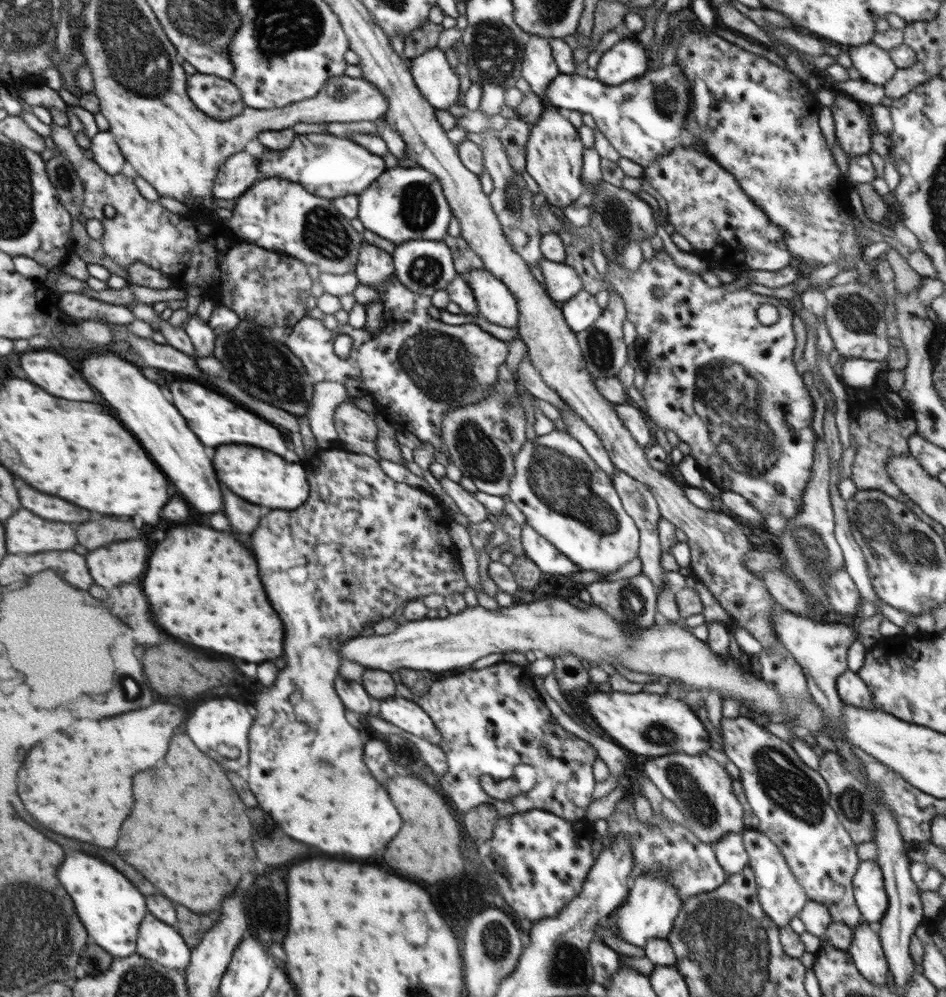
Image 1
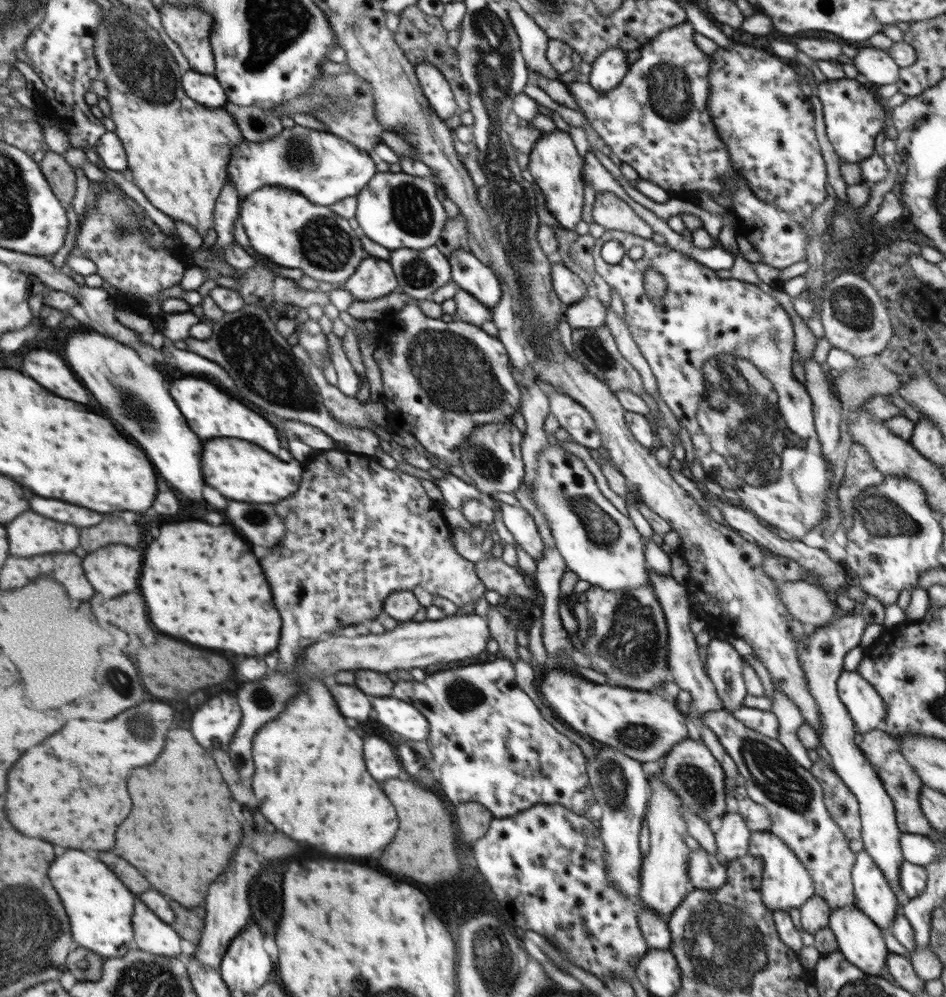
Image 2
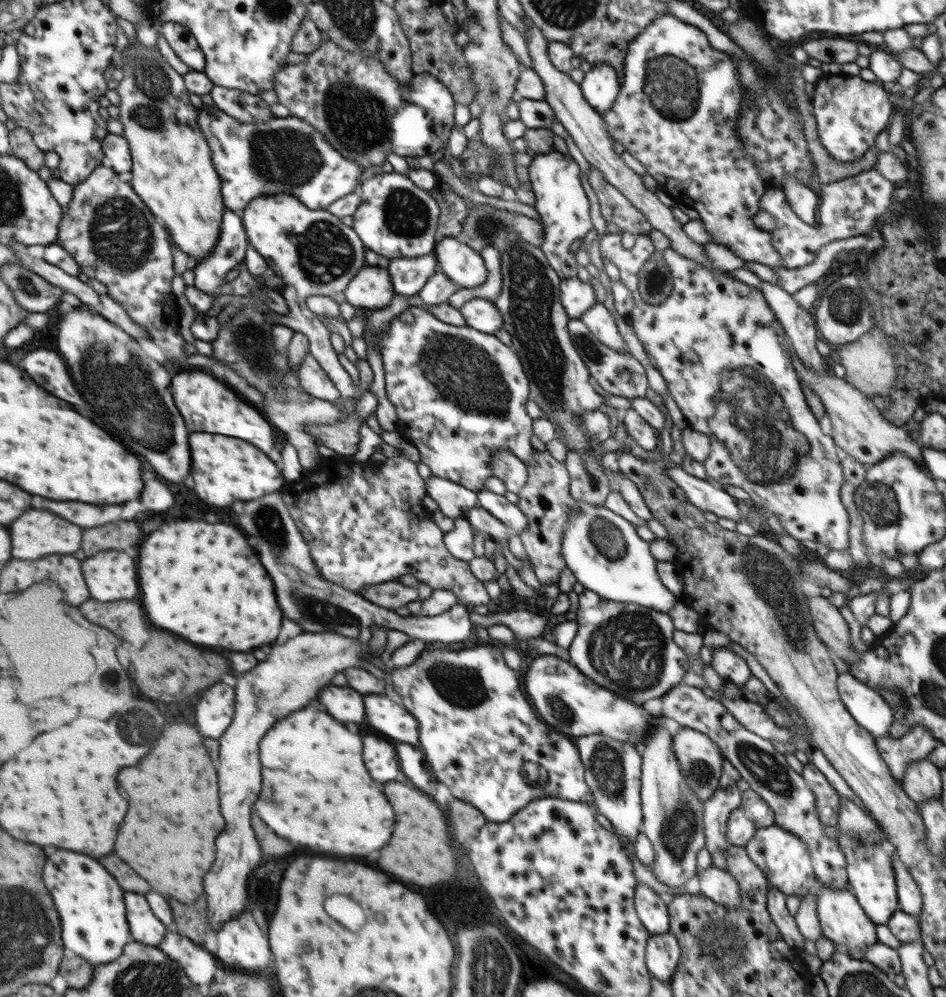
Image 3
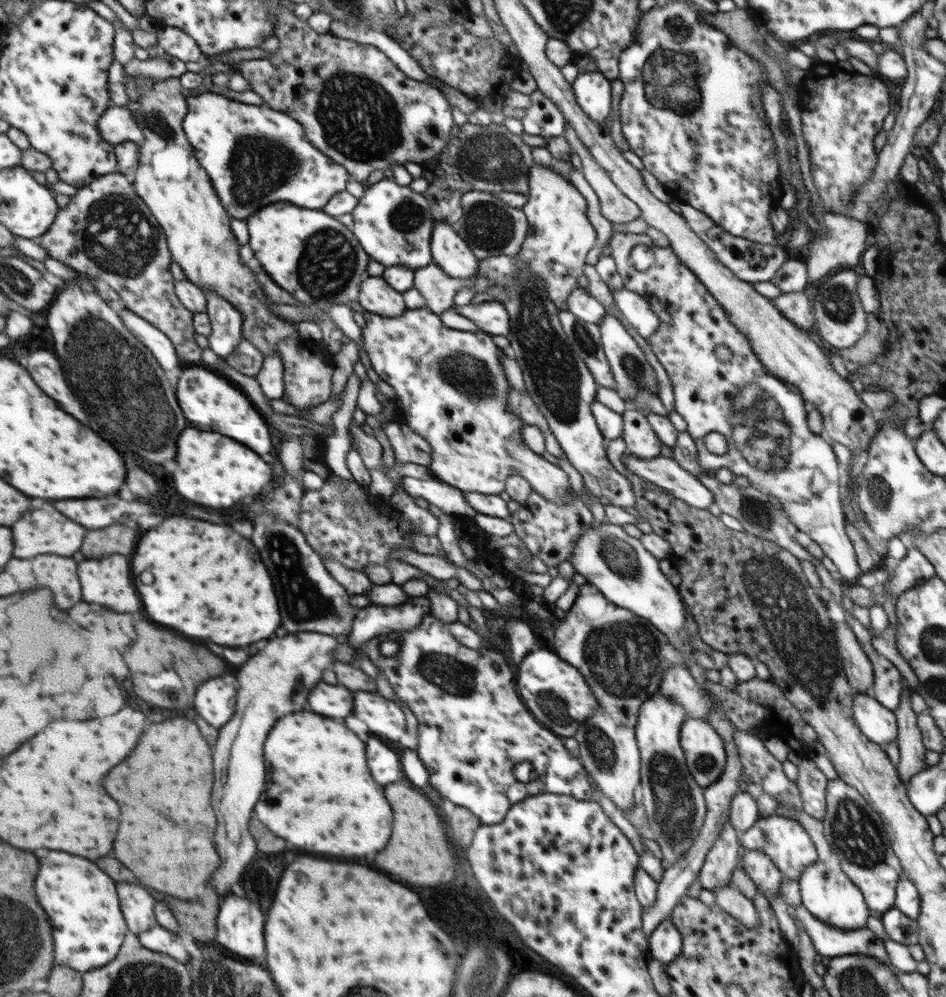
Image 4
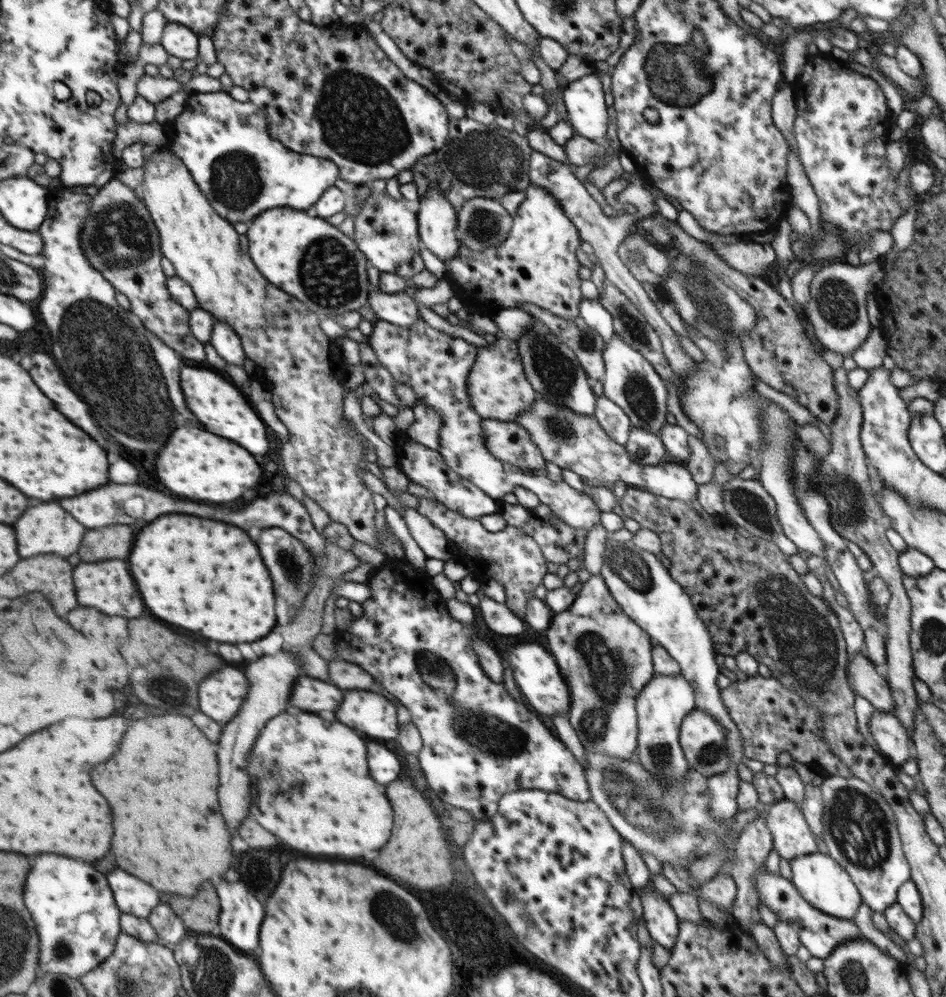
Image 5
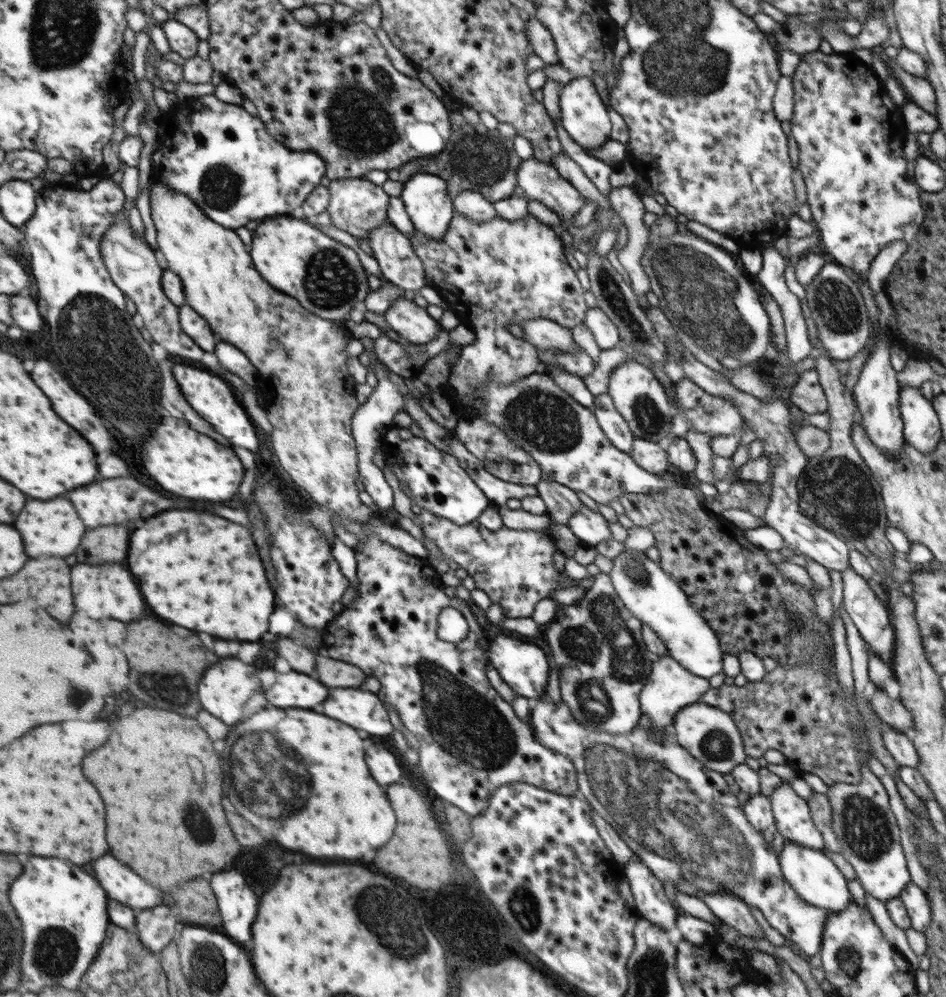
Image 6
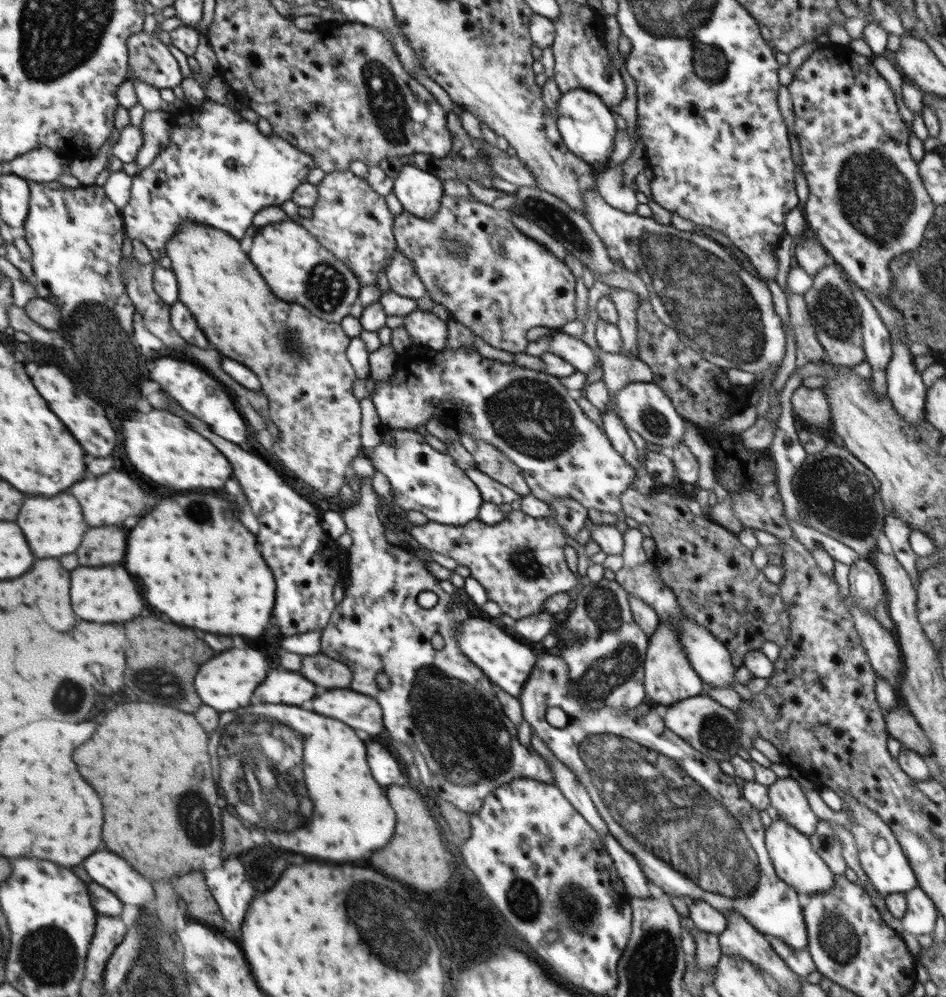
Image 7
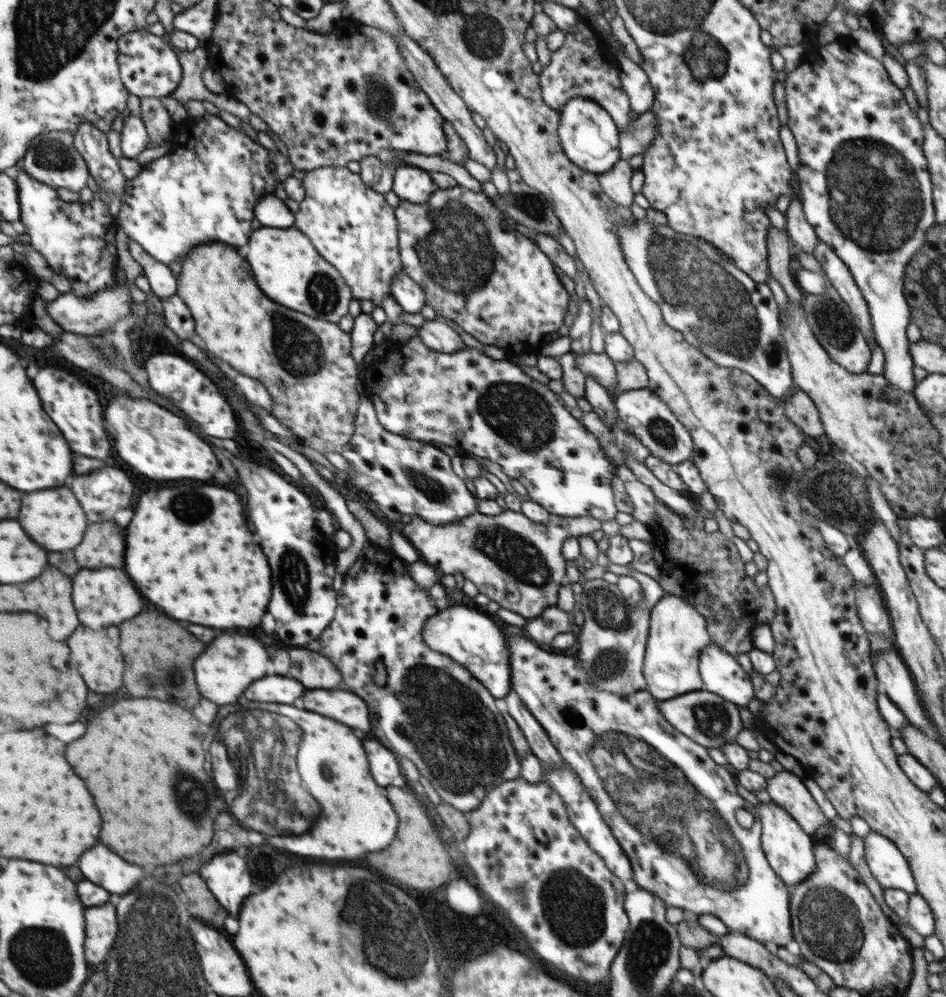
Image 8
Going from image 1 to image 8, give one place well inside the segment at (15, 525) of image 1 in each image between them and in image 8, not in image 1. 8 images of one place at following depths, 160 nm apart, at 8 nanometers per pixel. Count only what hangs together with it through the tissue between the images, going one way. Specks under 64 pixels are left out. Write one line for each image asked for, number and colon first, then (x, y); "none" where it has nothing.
2: (32, 534)
3: (37, 533)
4: (48, 531)
5: (45, 527)
6: (52, 527)
7: (55, 525)
8: (54, 516)

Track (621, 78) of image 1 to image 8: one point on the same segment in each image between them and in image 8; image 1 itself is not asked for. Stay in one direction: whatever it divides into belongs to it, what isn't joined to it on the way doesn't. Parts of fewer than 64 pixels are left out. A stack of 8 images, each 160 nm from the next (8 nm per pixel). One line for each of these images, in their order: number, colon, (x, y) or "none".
2: (608, 70)
3: (600, 86)
4: (591, 90)
5: (584, 98)
6: (583, 104)
7: (587, 127)
8: (588, 135)

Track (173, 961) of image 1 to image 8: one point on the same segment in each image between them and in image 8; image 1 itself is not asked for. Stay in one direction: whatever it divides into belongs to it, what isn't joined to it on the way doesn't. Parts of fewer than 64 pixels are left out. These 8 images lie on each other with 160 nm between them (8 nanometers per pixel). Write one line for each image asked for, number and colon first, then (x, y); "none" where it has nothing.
2: (151, 934)
3: (144, 926)
4: (137, 905)
5: (133, 896)
6: (121, 884)
7: (107, 869)
8: (100, 865)

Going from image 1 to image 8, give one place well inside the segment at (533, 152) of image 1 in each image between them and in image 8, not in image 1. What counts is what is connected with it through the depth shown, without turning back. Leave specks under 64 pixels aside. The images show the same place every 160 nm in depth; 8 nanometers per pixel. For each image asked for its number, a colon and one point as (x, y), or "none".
2: (557, 168)
3: (561, 201)
4: (560, 234)
5: (537, 263)
6: (492, 274)
7: (491, 277)
8: (496, 283)

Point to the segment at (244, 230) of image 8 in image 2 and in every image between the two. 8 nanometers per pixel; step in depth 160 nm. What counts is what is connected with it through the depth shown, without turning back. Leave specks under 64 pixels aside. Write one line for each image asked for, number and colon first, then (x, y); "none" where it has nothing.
2: (325, 169)
3: (284, 154)
4: (254, 155)
5: (225, 144)
6: (224, 159)
7: (219, 170)

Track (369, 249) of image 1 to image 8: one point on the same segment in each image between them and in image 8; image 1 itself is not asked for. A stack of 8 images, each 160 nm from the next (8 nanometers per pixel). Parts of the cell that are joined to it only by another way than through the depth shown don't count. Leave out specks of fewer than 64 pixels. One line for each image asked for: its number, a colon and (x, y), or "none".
2: (374, 278)
3: (371, 288)
4: (374, 295)
5: (399, 309)
6: (412, 322)
7: (427, 330)
8: (438, 336)

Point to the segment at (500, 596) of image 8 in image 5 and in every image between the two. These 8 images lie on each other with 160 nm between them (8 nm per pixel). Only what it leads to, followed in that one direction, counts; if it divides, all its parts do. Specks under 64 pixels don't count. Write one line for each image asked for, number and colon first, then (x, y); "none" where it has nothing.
5: (510, 556)
6: (515, 568)
7: (520, 562)

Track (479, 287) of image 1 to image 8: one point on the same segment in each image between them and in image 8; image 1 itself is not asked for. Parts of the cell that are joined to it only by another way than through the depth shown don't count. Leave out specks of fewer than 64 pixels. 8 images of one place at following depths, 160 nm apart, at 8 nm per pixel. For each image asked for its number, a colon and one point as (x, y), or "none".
2: (468, 272)
3: (459, 262)
4: (450, 253)
5: (438, 229)
6: (426, 199)
7: (420, 193)
8: (412, 184)

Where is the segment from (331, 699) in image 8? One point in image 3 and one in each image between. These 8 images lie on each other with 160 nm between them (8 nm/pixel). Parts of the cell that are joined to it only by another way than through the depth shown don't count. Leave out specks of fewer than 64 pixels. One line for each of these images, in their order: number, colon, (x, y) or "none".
3: (393, 720)
4: (385, 718)
5: (375, 715)
6: (365, 711)
7: (358, 711)

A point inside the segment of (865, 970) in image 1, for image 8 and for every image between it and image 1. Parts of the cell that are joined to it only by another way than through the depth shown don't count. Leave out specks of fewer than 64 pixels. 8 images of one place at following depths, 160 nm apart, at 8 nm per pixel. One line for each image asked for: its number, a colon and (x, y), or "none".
2: (861, 941)
3: (843, 920)
4: (829, 895)
5: (821, 881)
6: (813, 876)
7: (795, 861)
8: (789, 850)

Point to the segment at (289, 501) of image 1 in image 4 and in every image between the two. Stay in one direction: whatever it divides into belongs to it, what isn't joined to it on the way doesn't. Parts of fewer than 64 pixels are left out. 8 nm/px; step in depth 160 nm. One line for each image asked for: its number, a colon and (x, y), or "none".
2: (241, 471)
3: (223, 470)
4: (213, 470)

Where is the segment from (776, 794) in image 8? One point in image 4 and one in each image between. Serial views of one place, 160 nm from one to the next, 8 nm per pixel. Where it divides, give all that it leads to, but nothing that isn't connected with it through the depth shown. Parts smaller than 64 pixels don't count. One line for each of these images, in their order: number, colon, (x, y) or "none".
4: (784, 840)
5: (792, 836)
6: (793, 820)
7: (786, 795)

